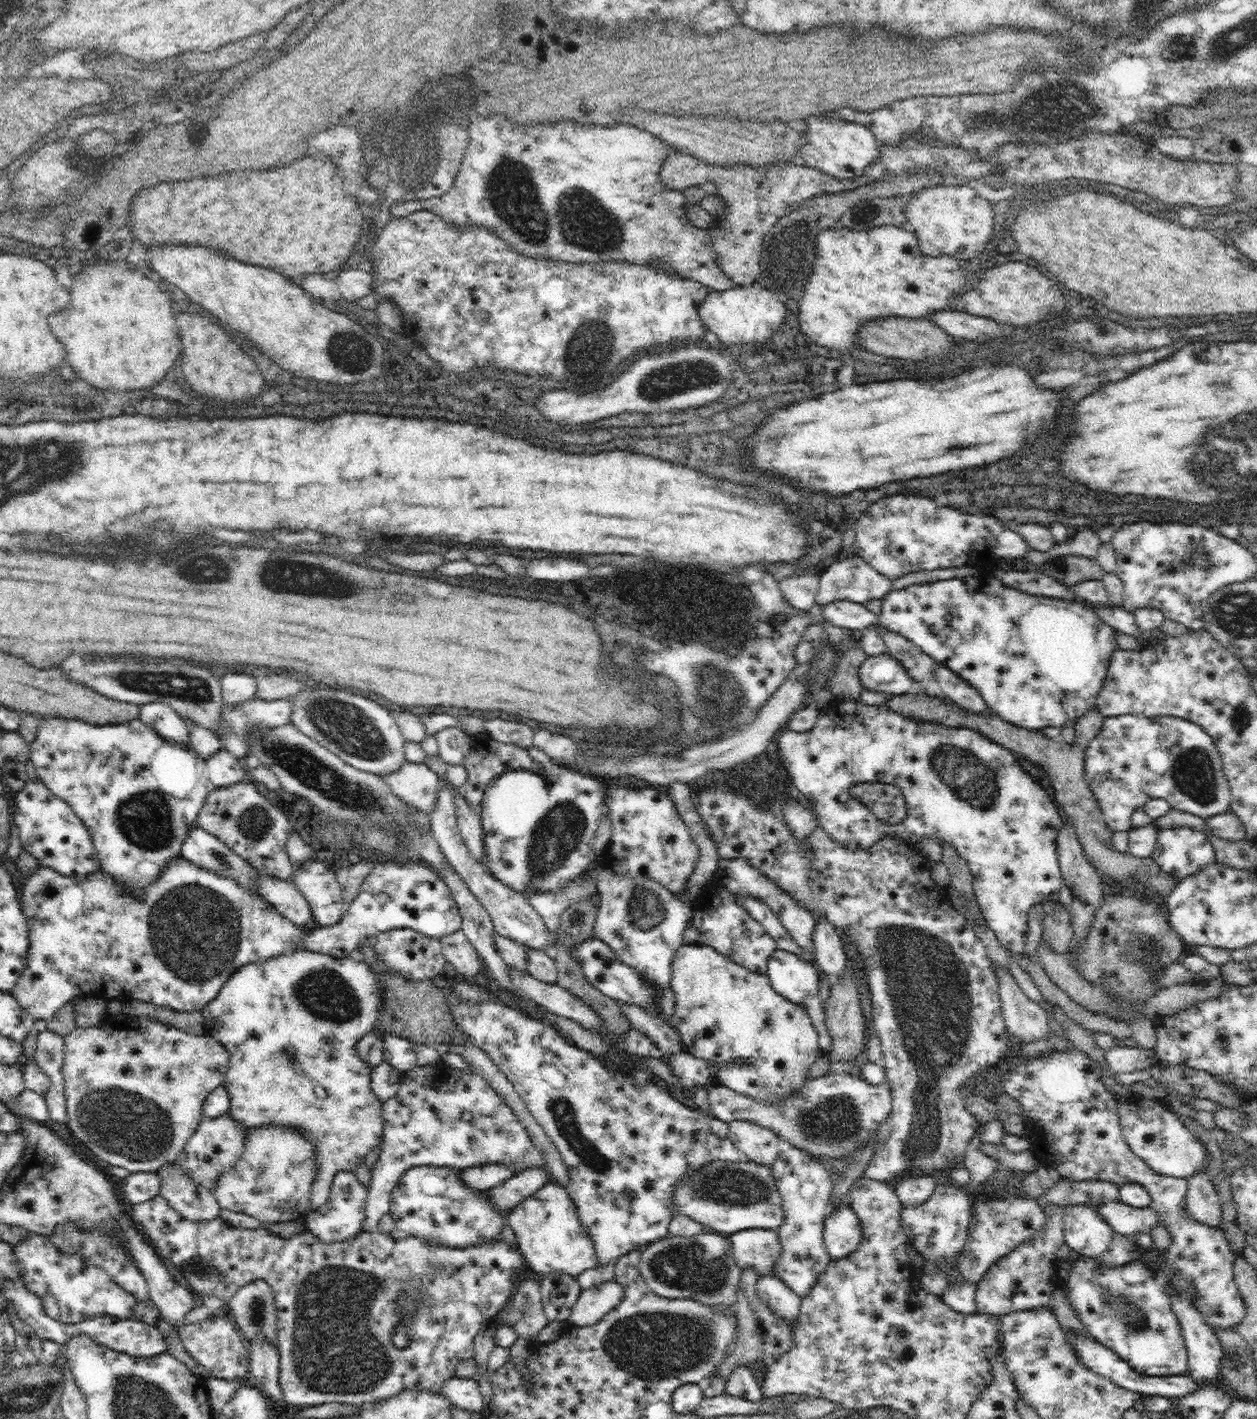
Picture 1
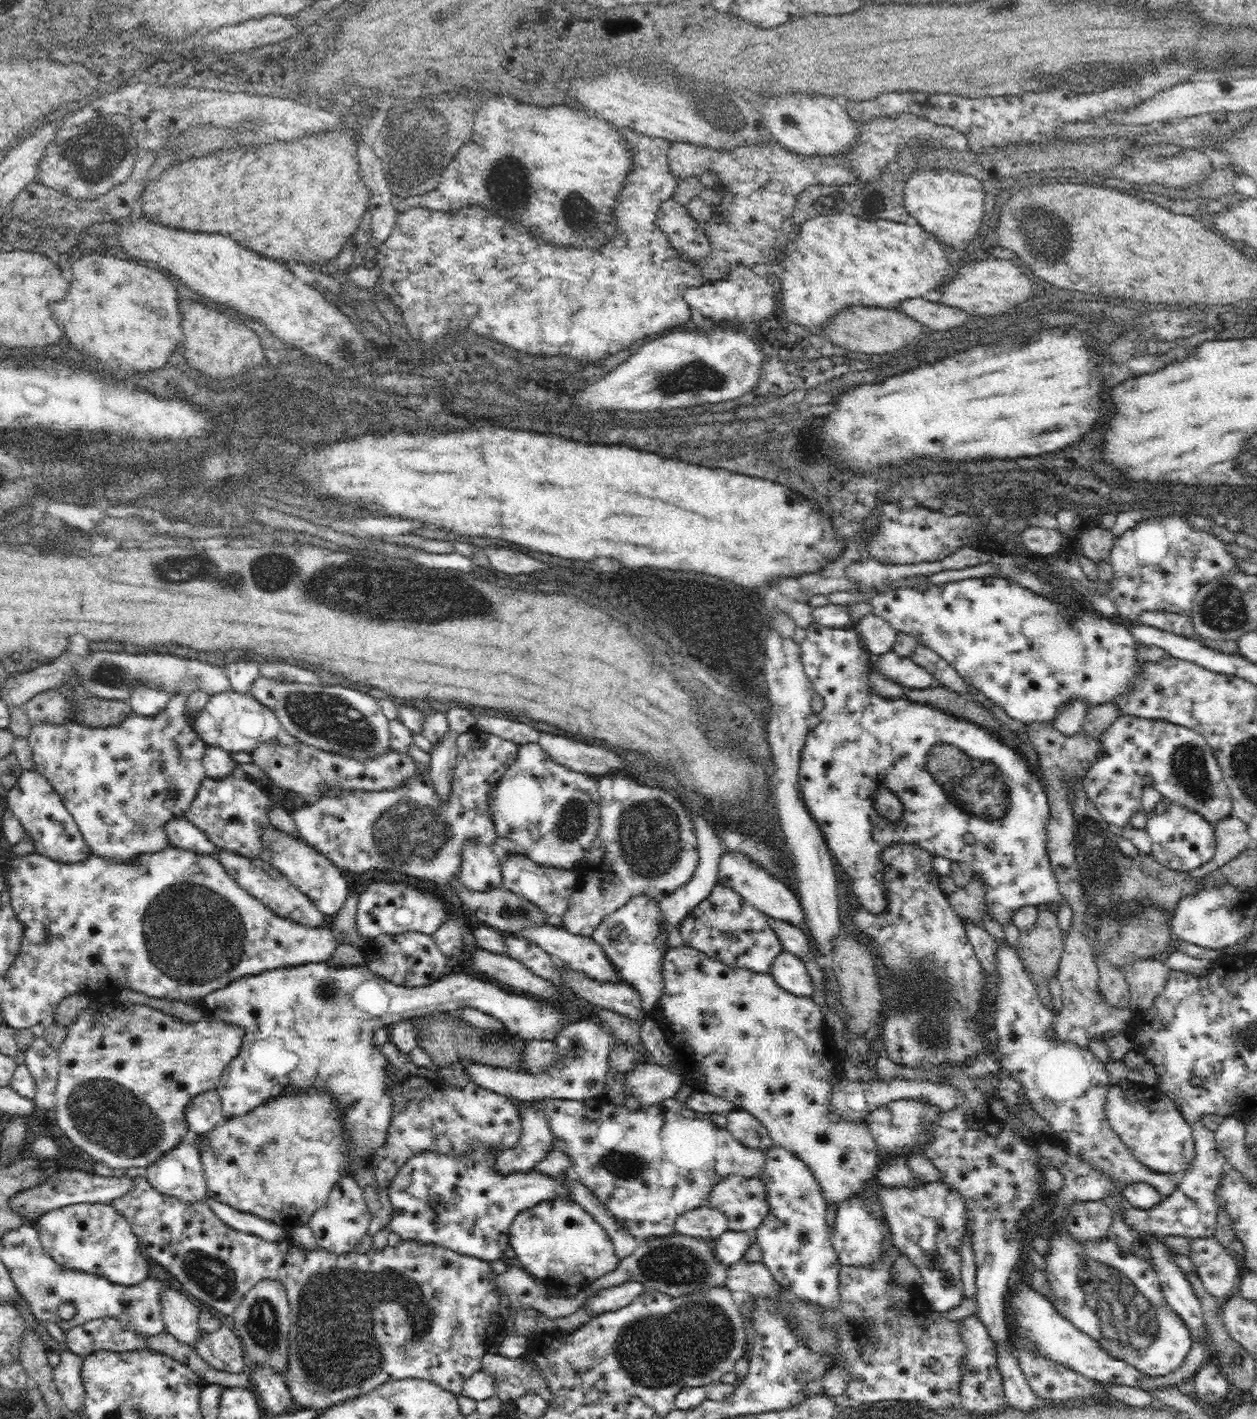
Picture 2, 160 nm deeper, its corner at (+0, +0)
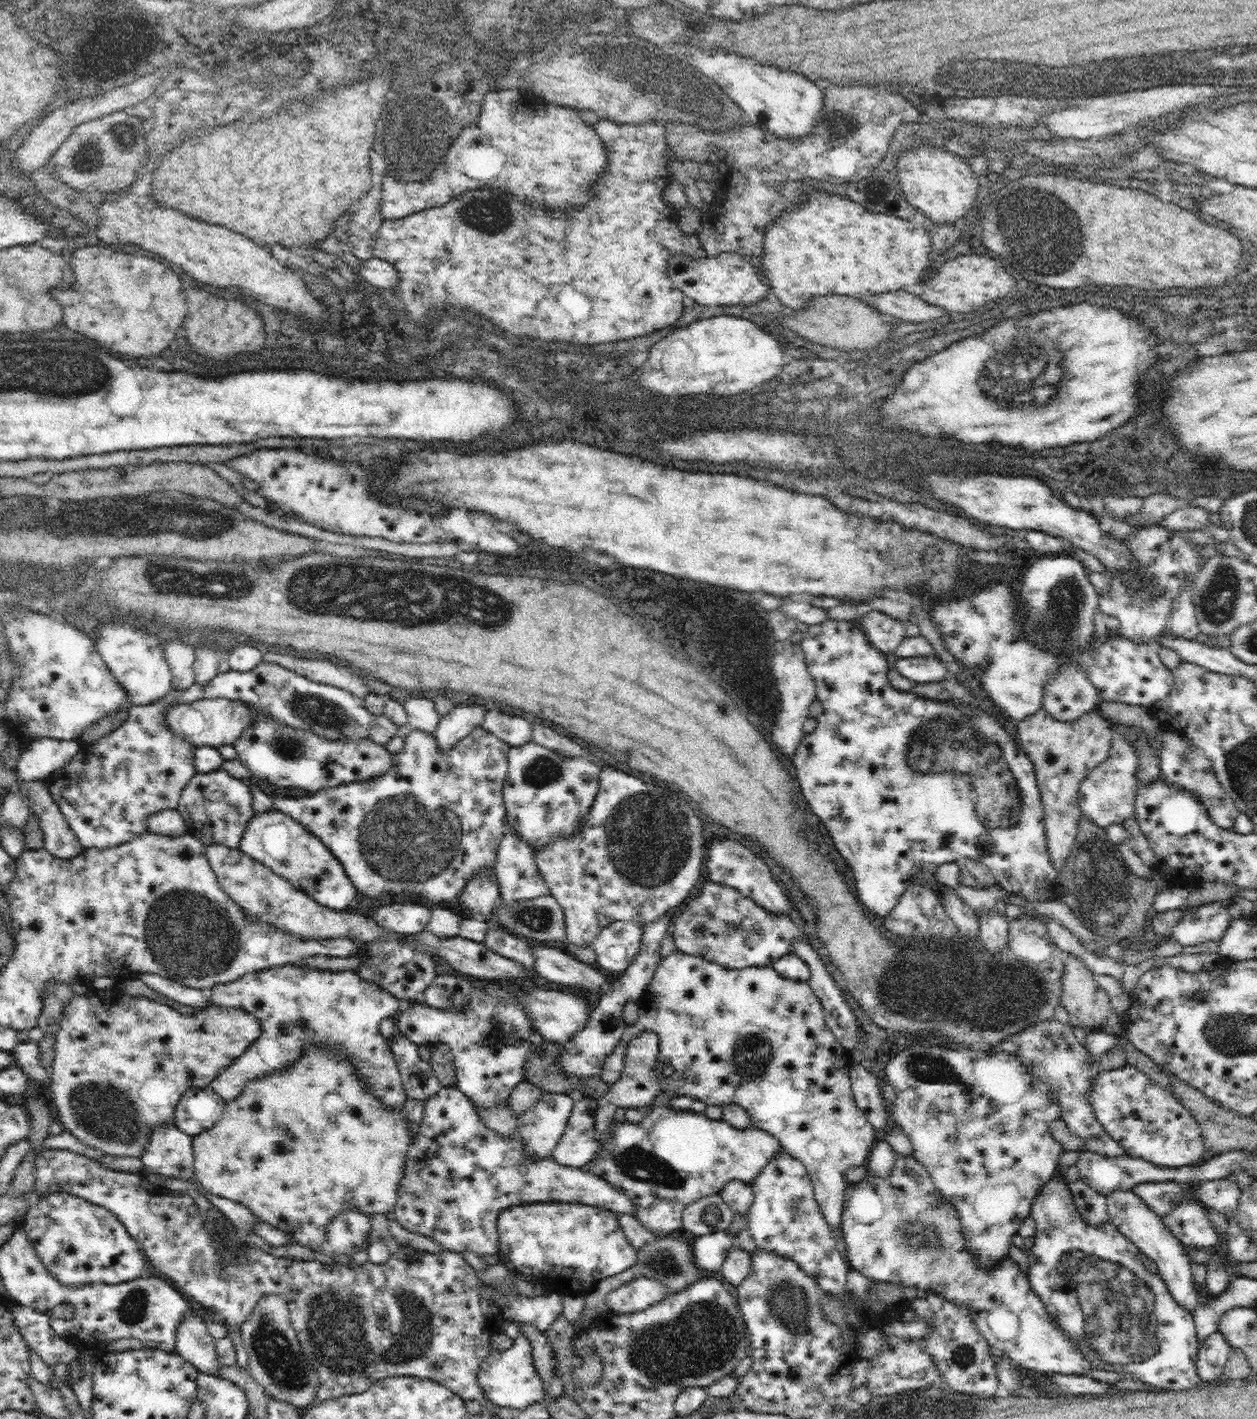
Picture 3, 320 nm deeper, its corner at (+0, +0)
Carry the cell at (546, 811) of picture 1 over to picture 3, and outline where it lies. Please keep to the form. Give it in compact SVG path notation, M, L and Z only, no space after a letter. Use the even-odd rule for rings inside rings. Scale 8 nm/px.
M532 740L523 745L511 745L507 759L508 772L502 786L507 828L512 829L516 835L520 835L533 849L547 845L553 838L569 837L577 833L582 819L585 819L592 808L596 793L599 791L602 764L582 757L566 757Z

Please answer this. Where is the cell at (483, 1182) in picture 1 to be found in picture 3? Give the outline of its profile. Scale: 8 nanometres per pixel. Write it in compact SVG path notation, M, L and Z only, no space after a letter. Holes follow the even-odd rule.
M542 1091L540 1099L522 1112L516 1133L528 1157L541 1159L553 1153L569 1122L574 1100L571 1094Z

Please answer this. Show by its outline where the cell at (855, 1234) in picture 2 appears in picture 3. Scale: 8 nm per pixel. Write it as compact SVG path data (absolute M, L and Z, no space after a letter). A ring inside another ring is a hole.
M897 1153L892 1170L887 1177L880 1177L876 1173L866 1170L866 1176L856 1185L851 1186L852 1192L846 1206L848 1212L852 1216L852 1220L842 1220L840 1229L843 1233L843 1238L846 1243L847 1258L849 1259L848 1266L854 1271L860 1272L867 1276L870 1280L882 1282L901 1282L906 1286L915 1286L921 1292L926 1290L935 1290L940 1295L948 1299L954 1304L967 1304L969 1306L969 1315L973 1320L975 1327L980 1331L980 1334L986 1339L988 1343L990 1354L994 1356L1005 1356L1012 1364L1018 1367L1028 1368L1042 1373L1060 1373L1073 1375L1086 1375L1093 1368L1092 1363L1088 1362L1084 1355L1081 1354L1080 1349L1072 1342L1065 1332L1057 1326L1057 1322L1049 1315L1044 1303L1039 1299L1039 1296L1032 1290L1027 1272L1019 1268L1019 1265L1011 1260L1010 1257L1004 1257L1004 1260L996 1266L996 1268L981 1268L974 1257L970 1256L968 1249L966 1249L966 1239L962 1235L962 1225L960 1225L960 1217L958 1211L948 1200L940 1194L940 1191L934 1185L929 1172L915 1159L914 1155L902 1155Z

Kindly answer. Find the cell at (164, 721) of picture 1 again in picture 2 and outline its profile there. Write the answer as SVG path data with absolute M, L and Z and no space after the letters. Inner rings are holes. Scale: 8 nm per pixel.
M138 683L130 693L128 701L134 713L142 716L156 716L164 710L170 693L148 683Z

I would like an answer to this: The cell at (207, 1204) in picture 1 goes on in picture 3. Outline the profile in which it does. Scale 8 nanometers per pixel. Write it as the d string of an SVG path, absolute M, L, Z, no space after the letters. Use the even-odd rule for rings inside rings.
M162 1124L154 1128L149 1136L148 1146L142 1152L141 1160L144 1170L156 1173L161 1177L178 1178L183 1181L194 1180L193 1137L181 1131L173 1124Z

